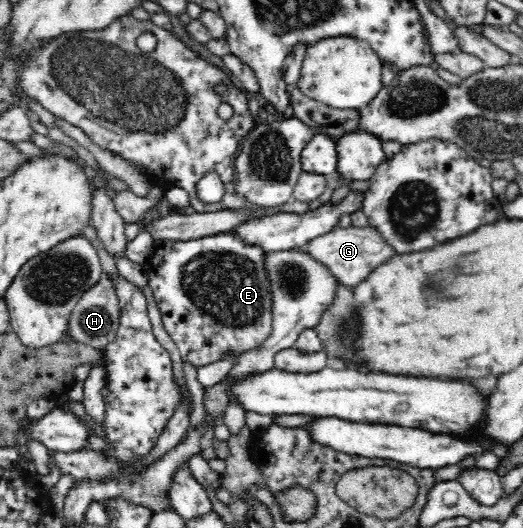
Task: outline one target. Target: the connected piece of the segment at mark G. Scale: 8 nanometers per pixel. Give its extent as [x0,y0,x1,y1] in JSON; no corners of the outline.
[305,225,395,288]

